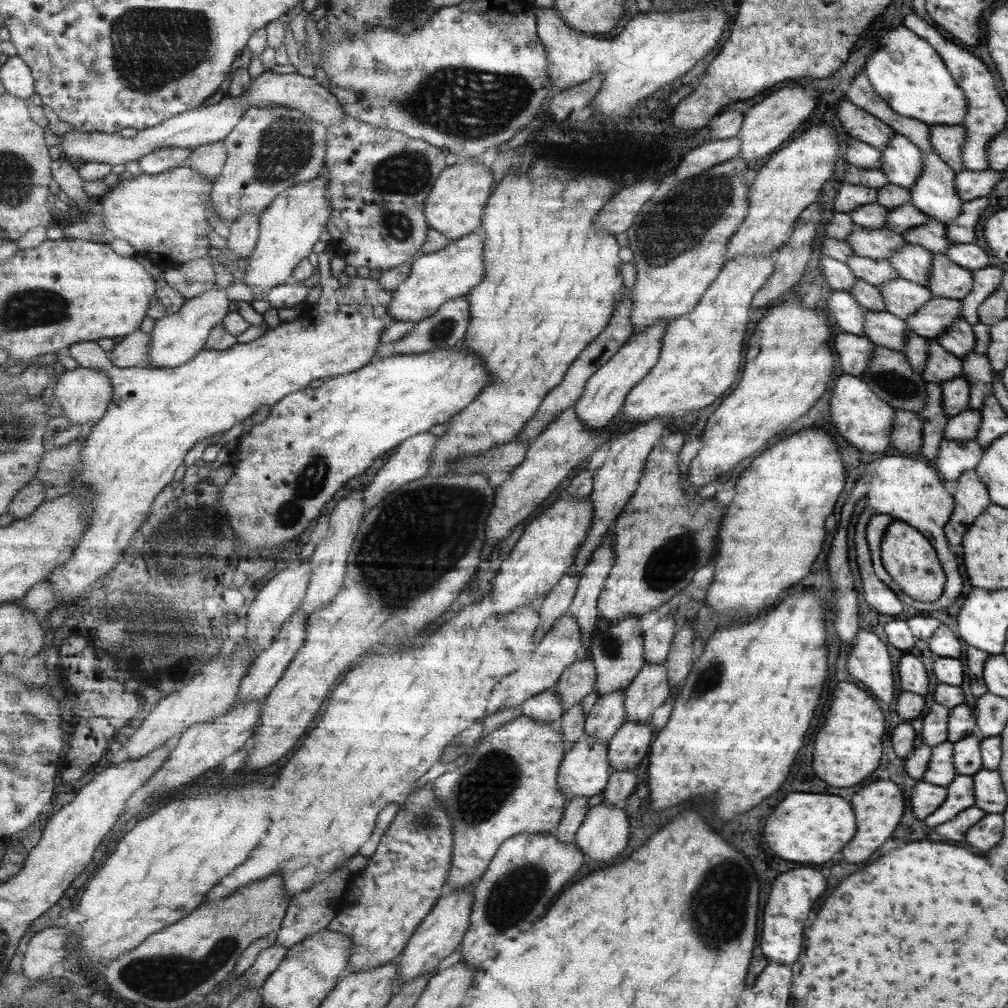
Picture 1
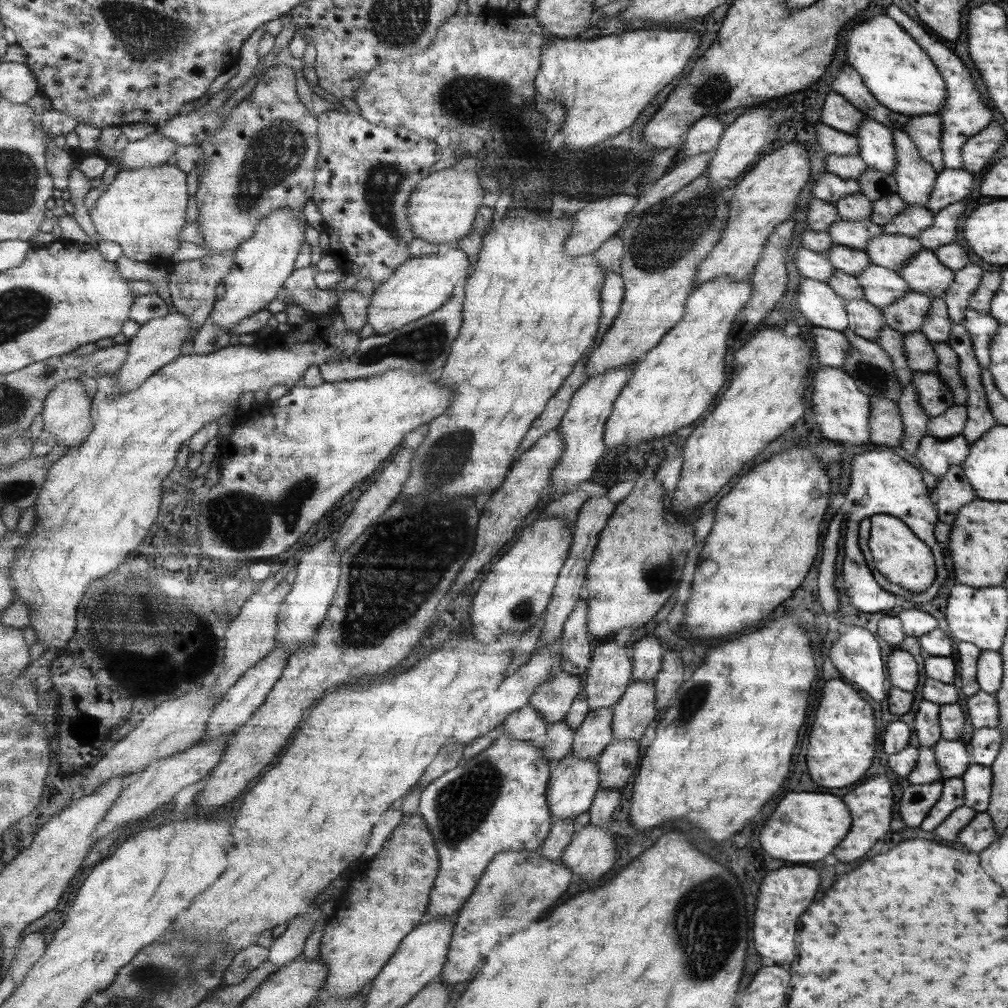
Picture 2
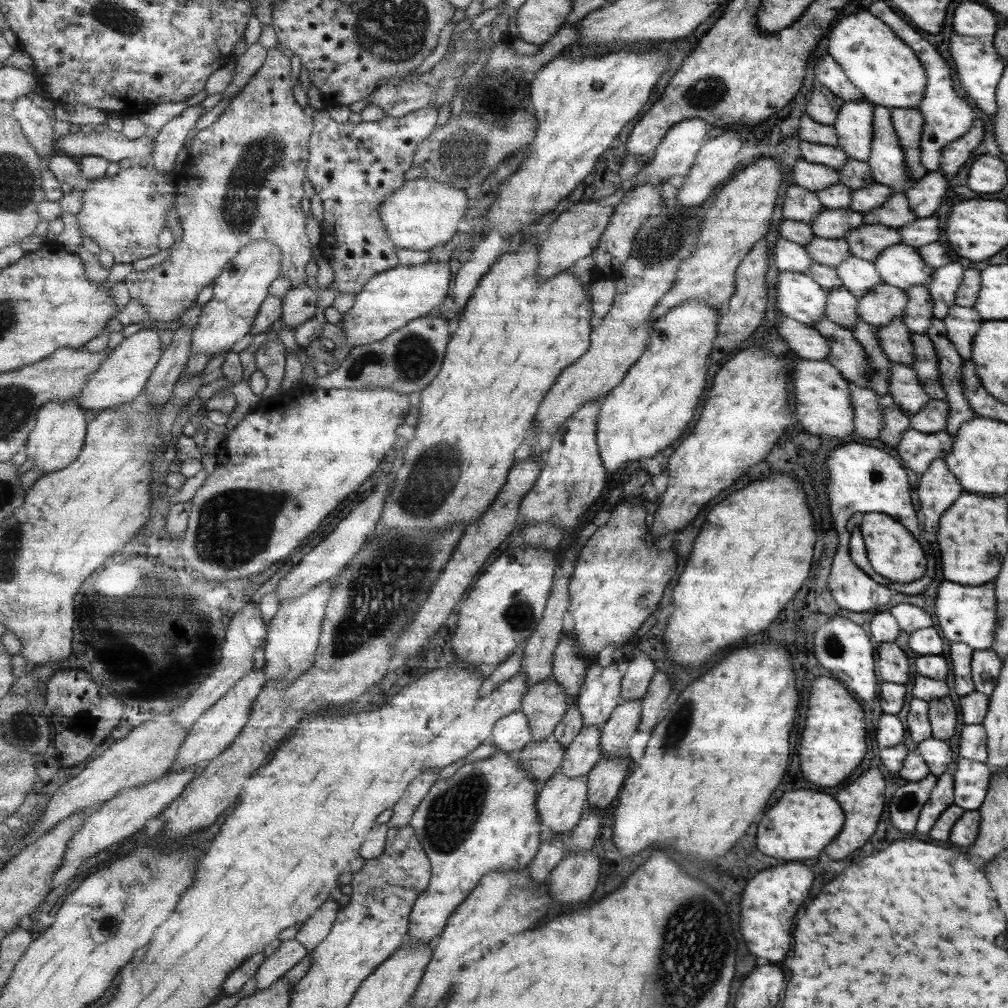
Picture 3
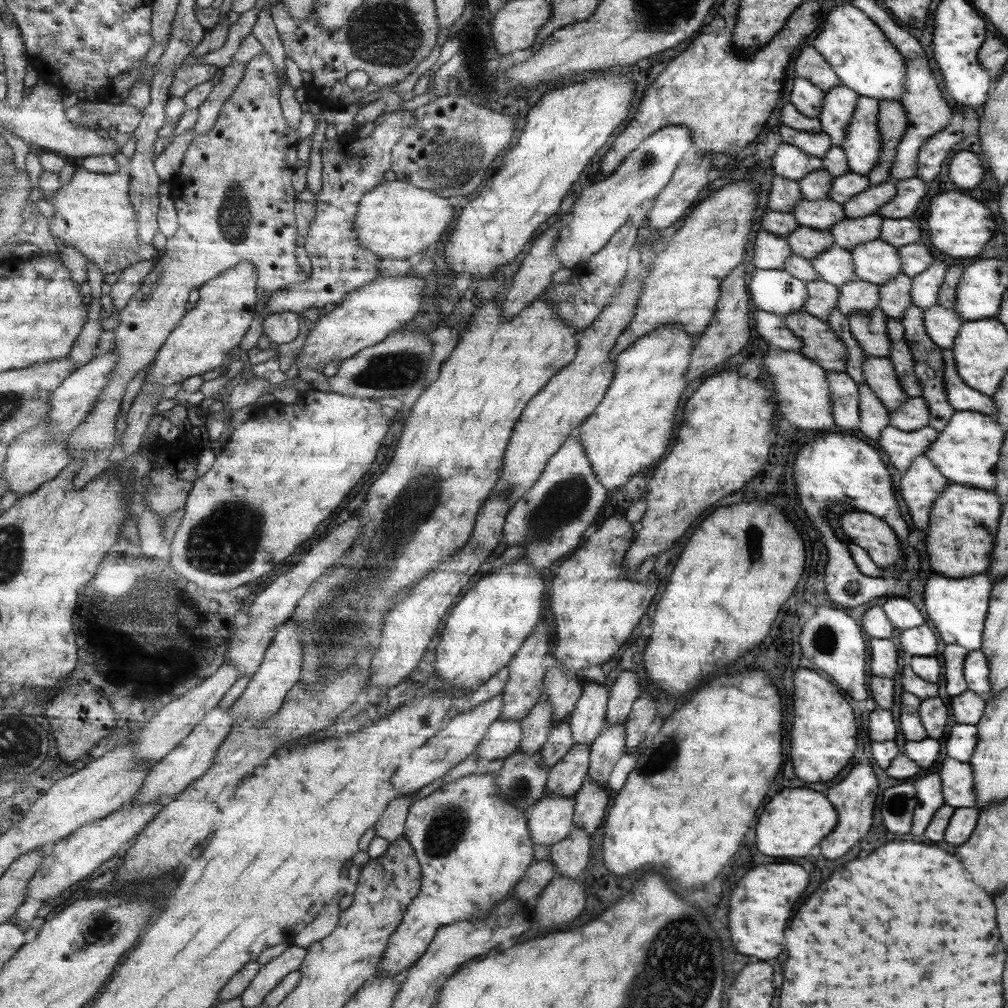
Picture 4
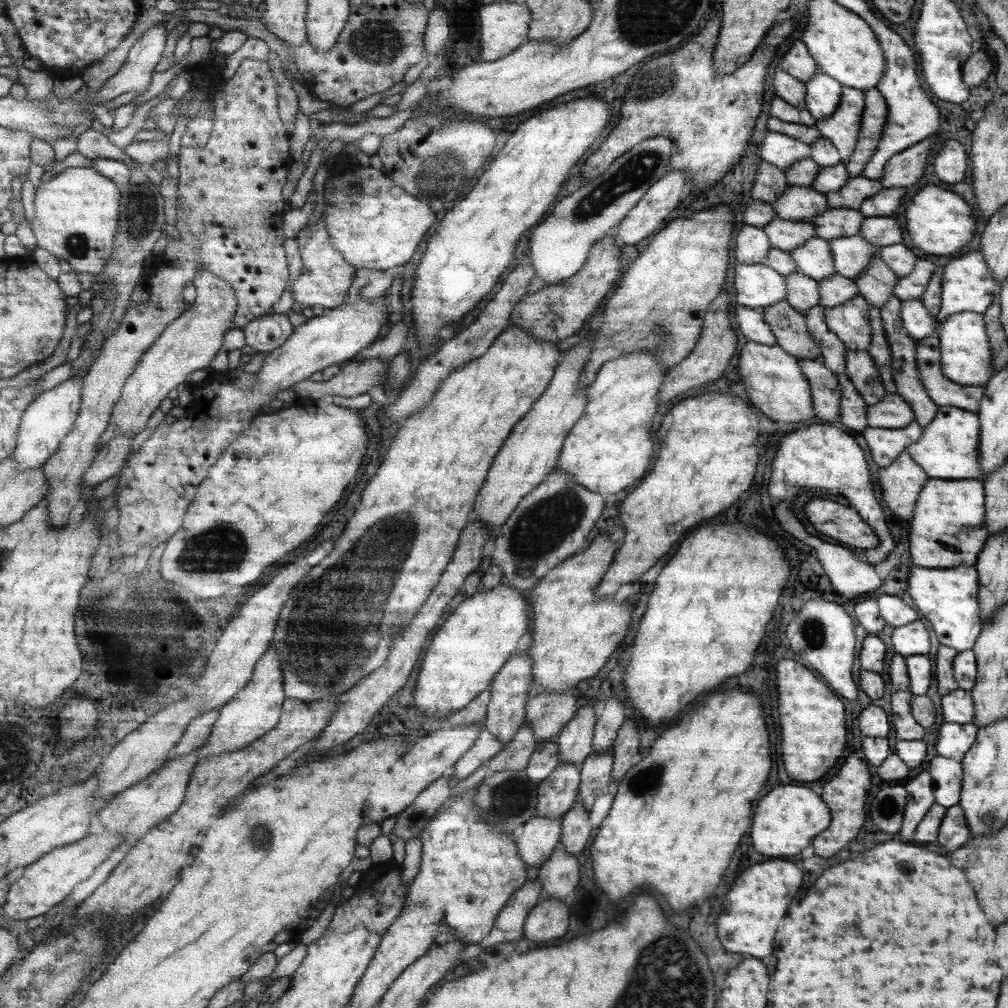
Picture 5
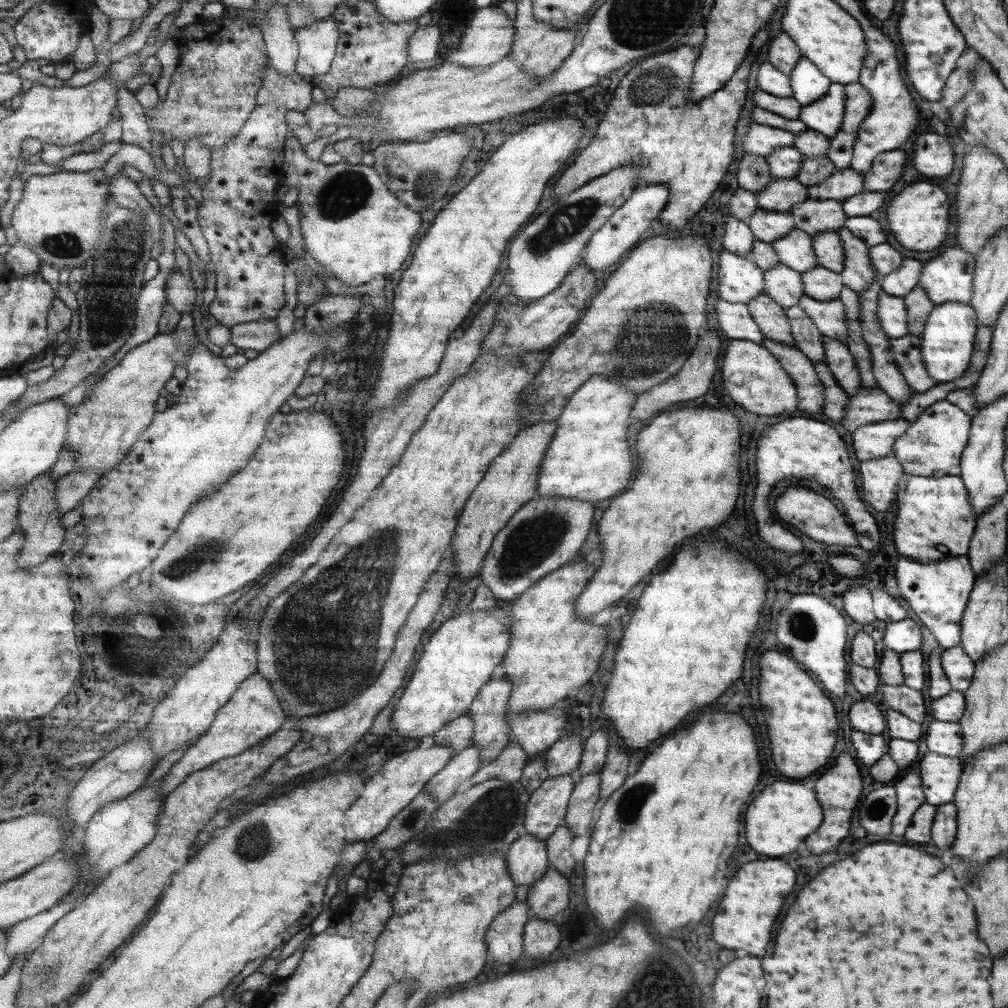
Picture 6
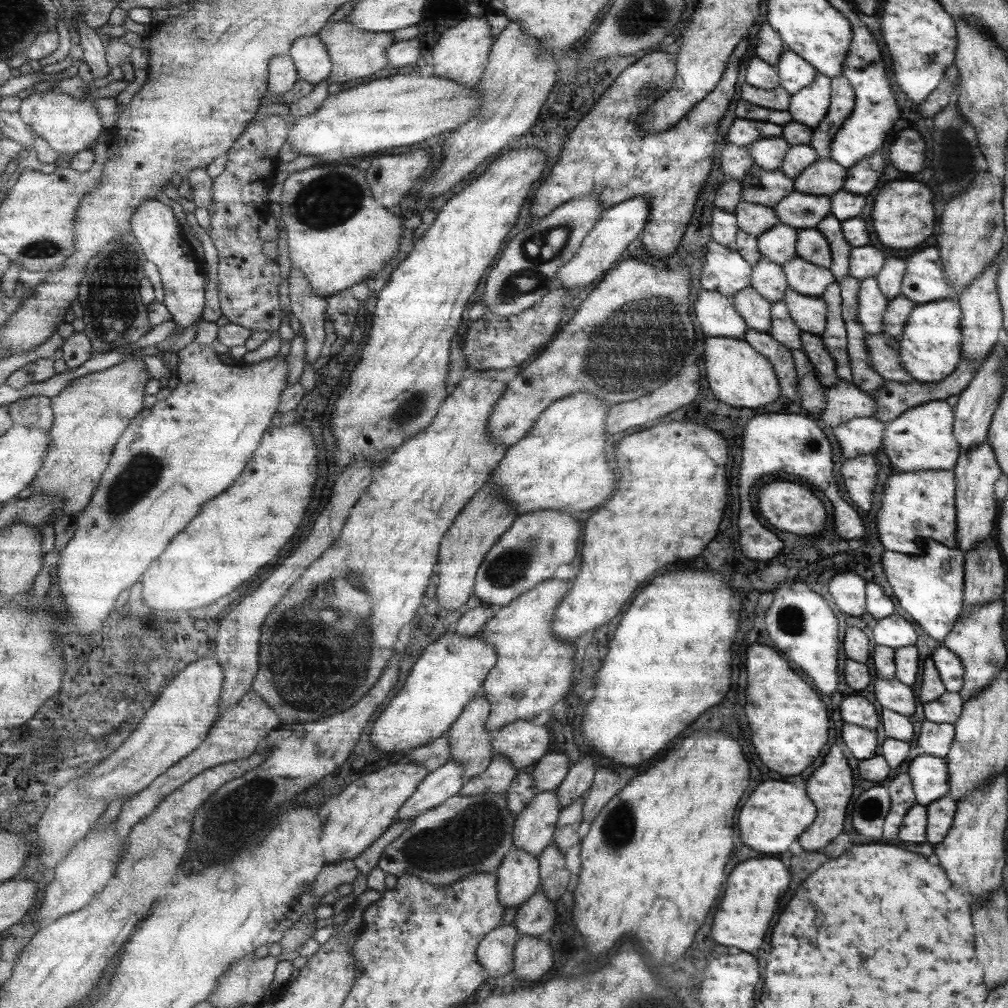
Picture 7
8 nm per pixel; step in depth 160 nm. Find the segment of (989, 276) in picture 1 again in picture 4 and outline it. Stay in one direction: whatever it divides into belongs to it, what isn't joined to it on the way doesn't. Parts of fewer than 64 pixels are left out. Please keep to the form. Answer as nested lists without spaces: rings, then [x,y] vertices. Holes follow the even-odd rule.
[[[934,259],[925,271],[912,278],[910,295],[912,304],[926,309],[937,304],[937,291],[943,284],[948,266]]]

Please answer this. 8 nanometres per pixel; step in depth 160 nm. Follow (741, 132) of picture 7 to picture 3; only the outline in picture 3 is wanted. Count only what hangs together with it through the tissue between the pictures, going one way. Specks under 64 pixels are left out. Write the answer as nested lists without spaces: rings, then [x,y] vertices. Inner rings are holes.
[[[798,158],[796,162],[792,180],[795,185],[813,193],[838,183],[838,172],[833,168],[822,164],[811,164],[803,158]]]

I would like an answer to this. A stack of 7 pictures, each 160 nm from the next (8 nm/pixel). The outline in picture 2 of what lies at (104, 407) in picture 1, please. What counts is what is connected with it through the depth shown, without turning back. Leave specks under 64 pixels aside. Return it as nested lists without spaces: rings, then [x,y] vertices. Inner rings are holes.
[[[77,379],[66,380],[55,385],[50,390],[49,396],[46,398],[46,405],[43,416],[43,430],[51,432],[57,440],[56,446],[65,448],[65,455],[70,450],[83,446],[90,434],[95,428],[96,422],[93,418],[94,397],[89,396],[89,392],[85,390],[85,386]]]

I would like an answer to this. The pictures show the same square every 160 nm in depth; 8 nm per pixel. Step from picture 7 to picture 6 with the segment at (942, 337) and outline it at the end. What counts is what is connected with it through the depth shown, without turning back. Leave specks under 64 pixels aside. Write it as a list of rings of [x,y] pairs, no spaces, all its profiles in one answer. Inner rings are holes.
[[[946,302],[934,306],[928,314],[924,329],[920,332],[920,350],[925,370],[937,383],[951,382],[964,374],[970,366],[974,352],[977,324],[971,306],[960,302]]]

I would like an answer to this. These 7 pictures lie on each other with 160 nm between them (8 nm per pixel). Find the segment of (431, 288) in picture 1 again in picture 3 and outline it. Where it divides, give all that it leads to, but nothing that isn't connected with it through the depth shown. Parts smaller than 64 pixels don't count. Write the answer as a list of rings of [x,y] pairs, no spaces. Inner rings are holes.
[[[434,262],[411,266],[394,266],[380,272],[355,296],[353,307],[339,323],[344,326],[348,343],[354,346],[380,341],[409,321],[425,316],[427,310],[439,306],[447,294],[451,278],[450,264]]]

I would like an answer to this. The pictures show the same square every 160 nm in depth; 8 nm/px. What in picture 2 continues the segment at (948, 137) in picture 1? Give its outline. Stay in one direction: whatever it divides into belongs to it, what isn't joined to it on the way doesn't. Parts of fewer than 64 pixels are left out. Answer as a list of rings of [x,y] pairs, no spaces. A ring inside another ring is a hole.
[[[937,115],[909,117],[903,131],[911,138],[921,158],[926,160],[933,170],[939,172],[945,169],[941,148],[942,122]]]

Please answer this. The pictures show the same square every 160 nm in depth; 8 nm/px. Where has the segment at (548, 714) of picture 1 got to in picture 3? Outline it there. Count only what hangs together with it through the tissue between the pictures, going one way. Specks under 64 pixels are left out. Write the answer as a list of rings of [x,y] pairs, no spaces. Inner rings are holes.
[[[520,710],[507,714],[507,716],[501,717],[499,721],[496,721],[489,738],[489,742],[493,743],[498,751],[506,753],[520,751],[531,740],[532,734],[529,725],[527,725],[527,719]]]

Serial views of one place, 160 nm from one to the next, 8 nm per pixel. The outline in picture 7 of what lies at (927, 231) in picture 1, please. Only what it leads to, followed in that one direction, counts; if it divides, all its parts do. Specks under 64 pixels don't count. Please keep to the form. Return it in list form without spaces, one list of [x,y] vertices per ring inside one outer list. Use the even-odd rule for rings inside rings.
[[[818,158],[793,179],[795,192],[831,196],[846,182],[846,169],[831,158]]]

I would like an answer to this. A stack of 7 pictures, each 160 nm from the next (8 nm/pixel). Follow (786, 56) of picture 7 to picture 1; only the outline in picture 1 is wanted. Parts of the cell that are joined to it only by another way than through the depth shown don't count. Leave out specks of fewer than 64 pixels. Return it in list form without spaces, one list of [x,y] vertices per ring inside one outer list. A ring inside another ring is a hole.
[[[894,133],[886,148],[879,150],[882,163],[880,171],[891,184],[911,190],[922,172],[922,151],[903,135]]]

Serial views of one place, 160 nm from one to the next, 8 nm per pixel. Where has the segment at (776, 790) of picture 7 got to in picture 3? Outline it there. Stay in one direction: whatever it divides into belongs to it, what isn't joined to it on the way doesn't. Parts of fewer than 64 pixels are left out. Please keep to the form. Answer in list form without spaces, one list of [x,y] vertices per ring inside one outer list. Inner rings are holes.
[[[789,790],[783,792],[779,802],[765,814],[757,826],[757,848],[761,854],[781,860],[803,860],[815,858],[841,830],[843,812],[837,802],[819,792],[811,790]]]

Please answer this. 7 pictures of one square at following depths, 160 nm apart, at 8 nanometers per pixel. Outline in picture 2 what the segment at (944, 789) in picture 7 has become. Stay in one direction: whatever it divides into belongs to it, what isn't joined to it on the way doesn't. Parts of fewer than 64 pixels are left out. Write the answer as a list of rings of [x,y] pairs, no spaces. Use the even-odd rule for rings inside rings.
[[[970,762],[960,778],[964,782],[964,805],[976,813],[985,813],[992,794],[990,767]]]

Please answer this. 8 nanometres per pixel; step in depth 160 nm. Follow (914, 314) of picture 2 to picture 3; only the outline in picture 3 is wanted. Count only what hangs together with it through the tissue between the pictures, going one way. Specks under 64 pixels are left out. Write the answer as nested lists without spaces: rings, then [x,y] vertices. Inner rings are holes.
[[[880,284],[858,299],[858,318],[870,325],[887,326],[892,320],[902,320],[908,304],[904,290]]]

